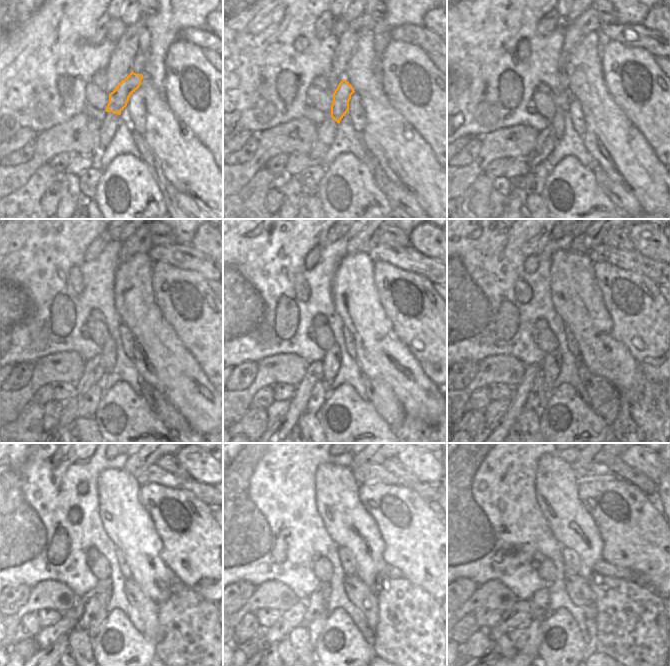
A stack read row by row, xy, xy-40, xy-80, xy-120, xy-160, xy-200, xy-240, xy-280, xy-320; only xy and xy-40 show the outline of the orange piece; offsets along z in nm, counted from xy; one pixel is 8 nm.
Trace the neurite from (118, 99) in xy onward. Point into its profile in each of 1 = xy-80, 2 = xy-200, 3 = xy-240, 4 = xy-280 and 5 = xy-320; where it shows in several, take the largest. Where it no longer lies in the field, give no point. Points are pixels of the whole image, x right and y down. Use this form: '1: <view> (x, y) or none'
1: xy-80 (558, 122)
2: xy-200 (551, 366)
3: xy-240 (104, 589)
4: xy-280 (315, 628)
5: xy-320 (535, 627)

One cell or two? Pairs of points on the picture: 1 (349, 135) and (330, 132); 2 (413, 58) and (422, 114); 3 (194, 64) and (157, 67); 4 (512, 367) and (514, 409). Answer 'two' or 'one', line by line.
1: two
2: one
3: two
4: two

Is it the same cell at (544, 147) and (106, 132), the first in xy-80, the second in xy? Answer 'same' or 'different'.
same

